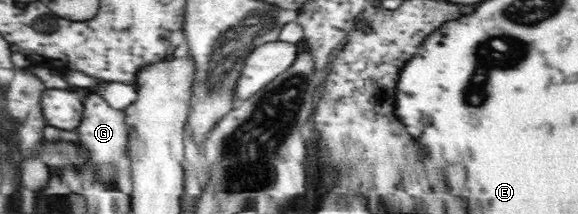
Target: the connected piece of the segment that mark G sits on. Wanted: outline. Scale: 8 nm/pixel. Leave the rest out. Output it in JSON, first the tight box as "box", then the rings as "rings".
{"box":[78,93,129,183],"rings":[[[90,93],[86,99],[84,99],[84,119],[82,119],[82,125],[78,129],[81,144],[85,145],[86,149],[90,151],[92,159],[91,163],[98,168],[99,181],[106,183],[112,183],[117,181],[118,169],[120,165],[126,161],[126,147],[129,143],[129,131],[126,125],[125,110],[112,109],[109,103],[106,103],[100,95],[96,93]]]}

